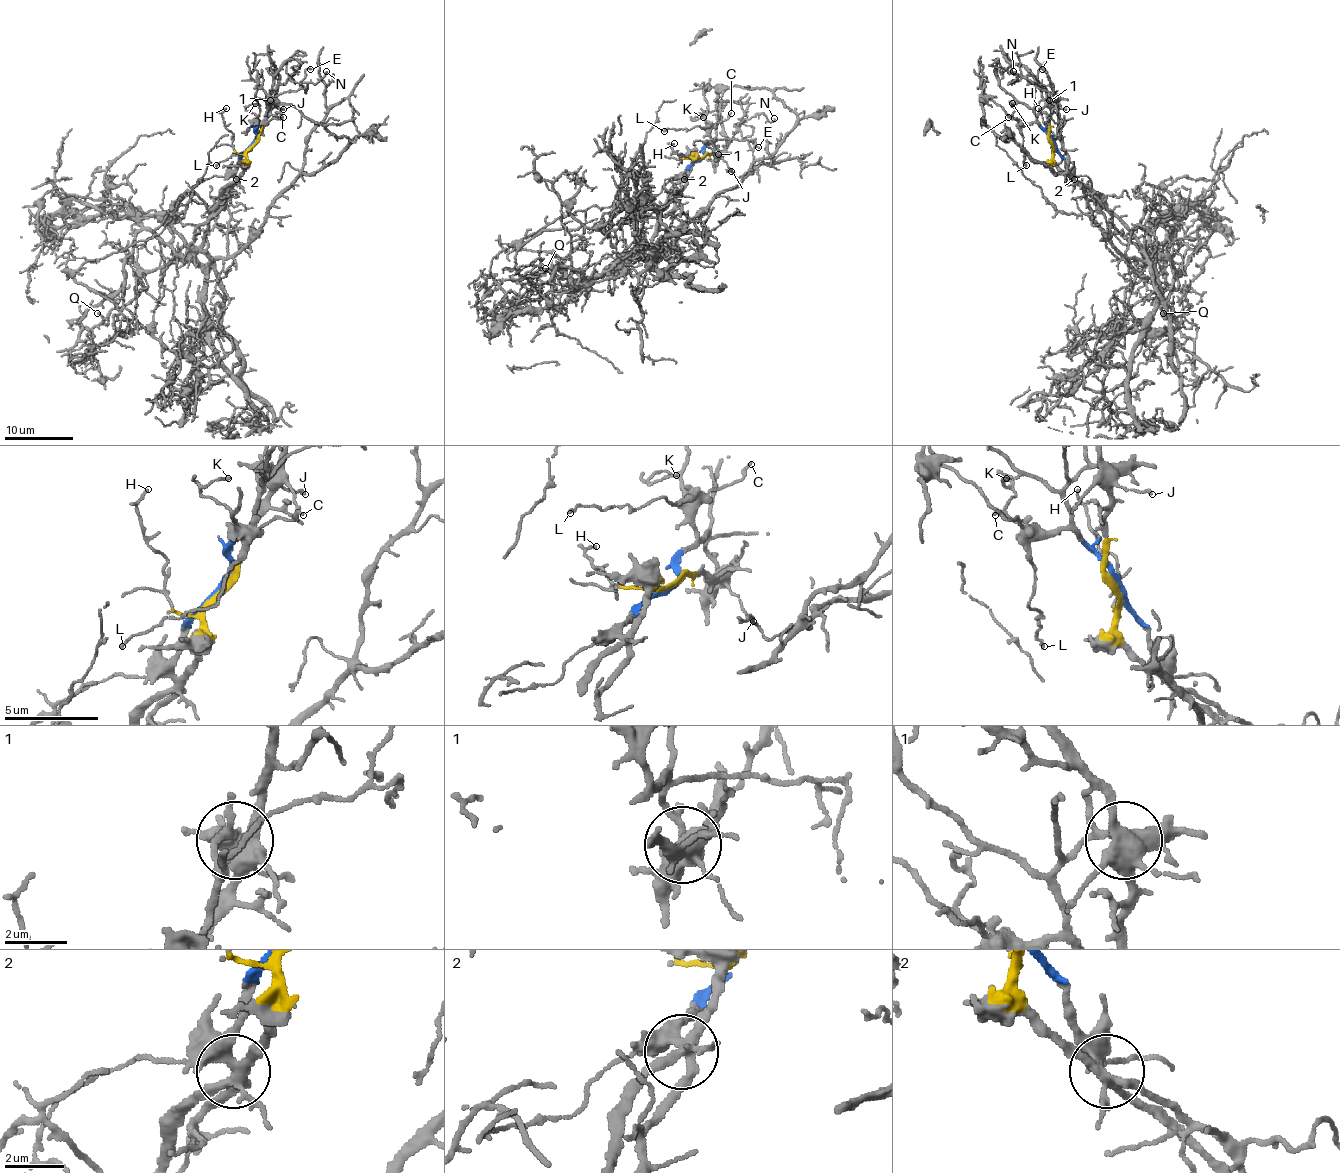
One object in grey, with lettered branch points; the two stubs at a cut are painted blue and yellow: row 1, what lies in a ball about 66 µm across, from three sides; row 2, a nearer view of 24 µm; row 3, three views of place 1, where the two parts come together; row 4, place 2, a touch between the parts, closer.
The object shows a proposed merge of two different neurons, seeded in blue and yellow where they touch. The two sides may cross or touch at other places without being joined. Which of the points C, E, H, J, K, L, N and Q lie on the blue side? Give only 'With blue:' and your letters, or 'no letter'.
With blue: C, E, K, L, Q

